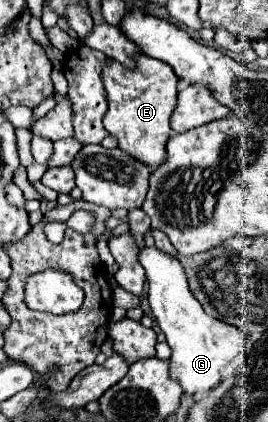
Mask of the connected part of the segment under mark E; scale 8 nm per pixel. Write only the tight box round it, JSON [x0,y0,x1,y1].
[103,54,177,170]

